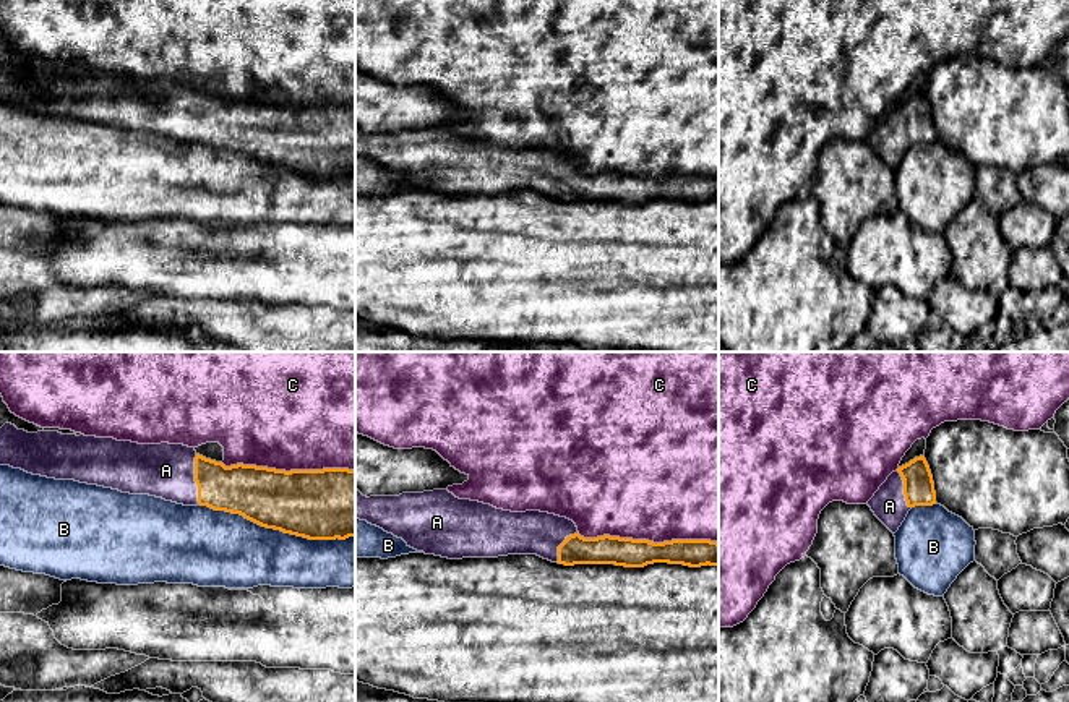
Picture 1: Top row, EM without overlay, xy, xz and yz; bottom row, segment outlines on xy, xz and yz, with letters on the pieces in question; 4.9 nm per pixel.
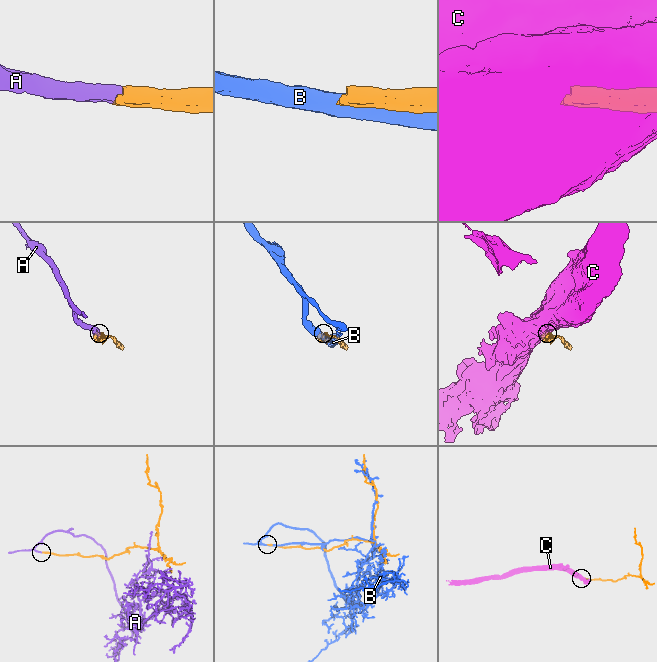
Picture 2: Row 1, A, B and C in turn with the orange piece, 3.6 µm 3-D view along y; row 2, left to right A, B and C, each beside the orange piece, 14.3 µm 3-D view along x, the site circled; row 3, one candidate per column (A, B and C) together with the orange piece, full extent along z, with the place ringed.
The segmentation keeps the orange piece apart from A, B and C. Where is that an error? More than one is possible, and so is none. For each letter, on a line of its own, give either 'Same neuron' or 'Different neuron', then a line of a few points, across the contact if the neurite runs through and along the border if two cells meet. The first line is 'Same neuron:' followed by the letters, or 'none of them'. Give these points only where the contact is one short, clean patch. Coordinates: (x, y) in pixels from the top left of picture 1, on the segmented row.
Same neuron: A
A: Same neuron
B: Different neuron
C: Different neuron

